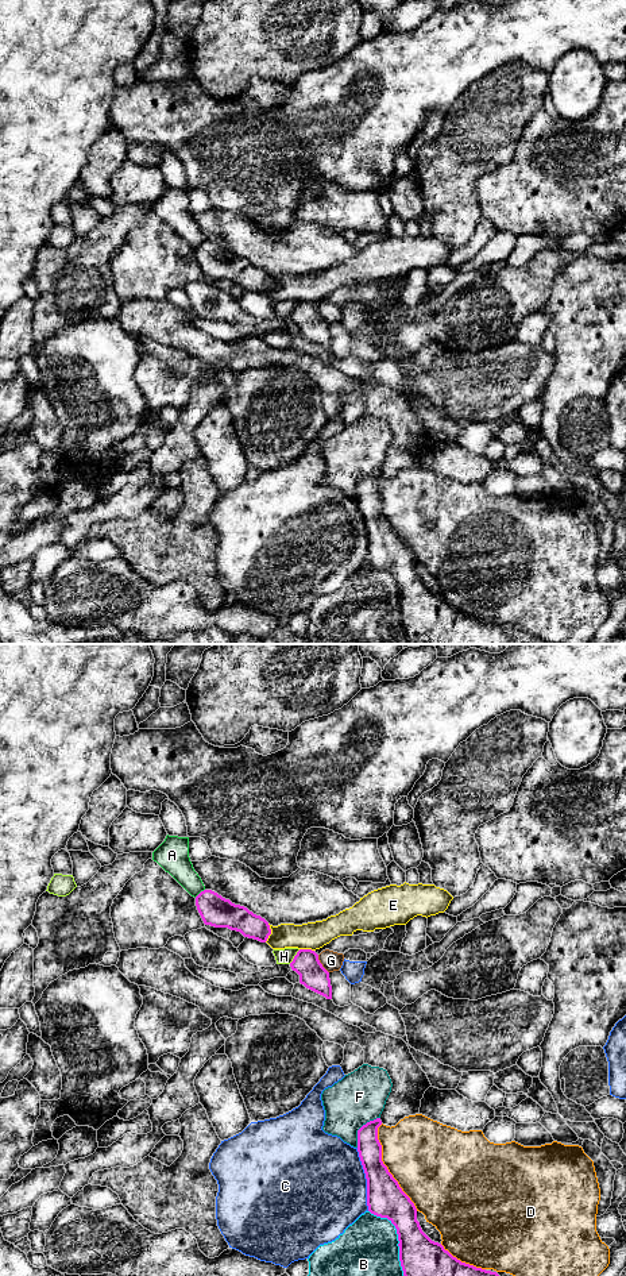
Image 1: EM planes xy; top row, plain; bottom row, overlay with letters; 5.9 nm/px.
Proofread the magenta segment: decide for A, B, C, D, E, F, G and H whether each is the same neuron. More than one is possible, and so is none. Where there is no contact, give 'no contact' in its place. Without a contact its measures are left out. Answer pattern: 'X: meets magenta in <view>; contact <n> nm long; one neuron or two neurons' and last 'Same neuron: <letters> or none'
A: meets magenta in xy; contact 80 nm long; two neurons
B: meets magenta in xy; contact 440 nm long; two neurons
C: meets magenta in xy; contact 380 nm long; two neurons
D: meets magenta in xy; contact 550 nm long; two neurons
E: meets magenta in xy; contact 110 nm long; two neurons
F: meets magenta in xy; contact 240 nm long; two neurons
G: meets magenta in xy; contact 130 nm long; two neurons
H: meets magenta in xy; contact 110 nm long; two neurons
Same neuron: none

